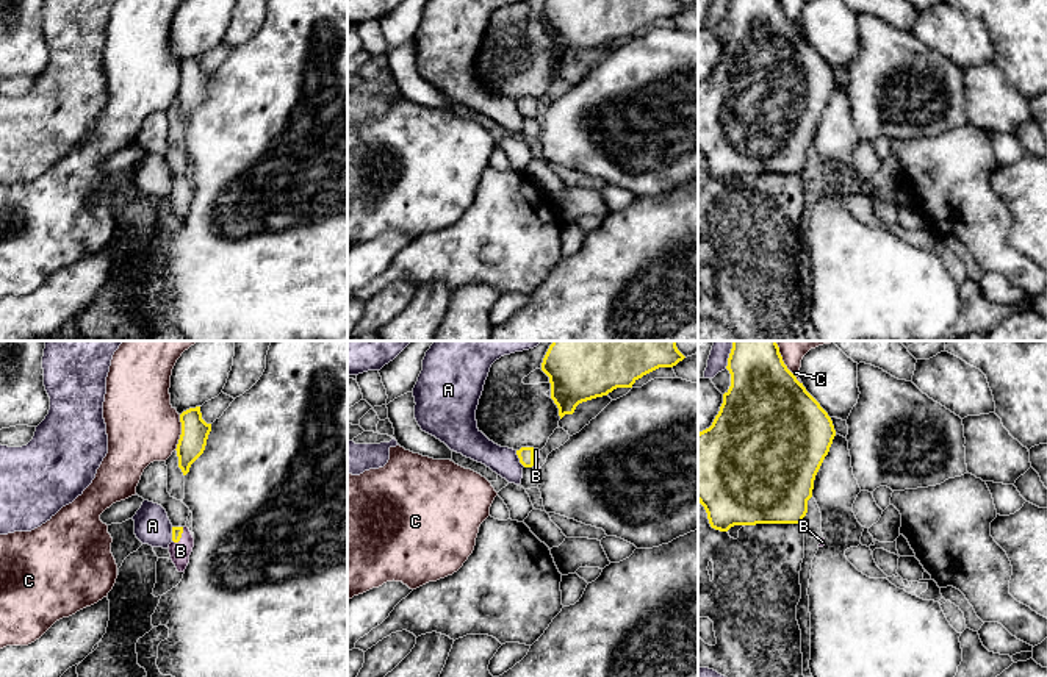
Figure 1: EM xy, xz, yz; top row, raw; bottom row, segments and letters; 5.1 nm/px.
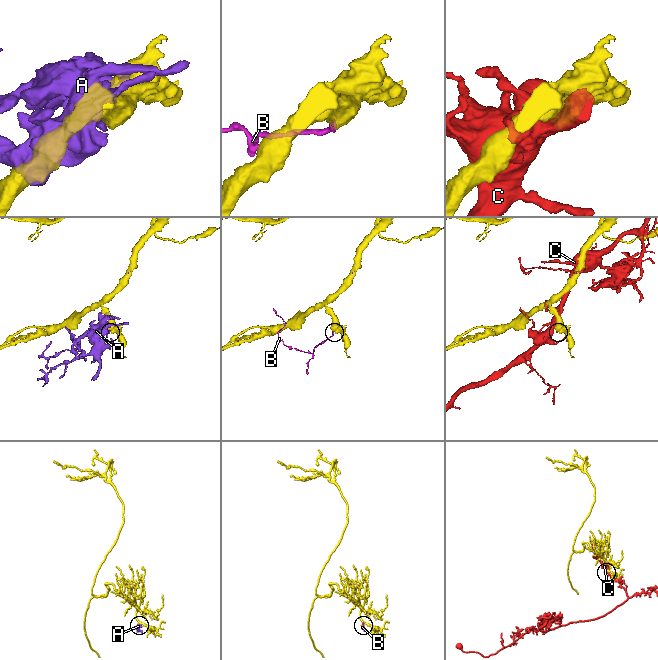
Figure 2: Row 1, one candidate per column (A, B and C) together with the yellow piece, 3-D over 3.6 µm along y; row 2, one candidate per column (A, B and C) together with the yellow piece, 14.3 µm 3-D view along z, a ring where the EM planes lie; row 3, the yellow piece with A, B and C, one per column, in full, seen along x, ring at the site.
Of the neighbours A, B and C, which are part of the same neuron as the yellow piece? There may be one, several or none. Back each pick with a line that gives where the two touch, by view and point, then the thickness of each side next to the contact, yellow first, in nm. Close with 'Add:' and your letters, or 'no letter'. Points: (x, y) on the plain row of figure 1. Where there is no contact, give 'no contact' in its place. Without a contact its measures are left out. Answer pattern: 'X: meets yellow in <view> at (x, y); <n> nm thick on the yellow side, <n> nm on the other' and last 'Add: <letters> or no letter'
B: meets yellow in xy at (180, 186); 50 nm thick on the yellow side, 100 nm on the other
Add: B

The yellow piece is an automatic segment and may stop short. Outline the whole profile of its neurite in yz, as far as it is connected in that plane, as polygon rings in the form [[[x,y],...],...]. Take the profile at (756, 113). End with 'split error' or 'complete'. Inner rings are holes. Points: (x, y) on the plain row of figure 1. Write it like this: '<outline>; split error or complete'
[[[731,0],[731,36],[712,75],[698,83],[698,152],[712,178],[801,174],[836,80],[828,63],[787,19],[779,0]]]; complete

